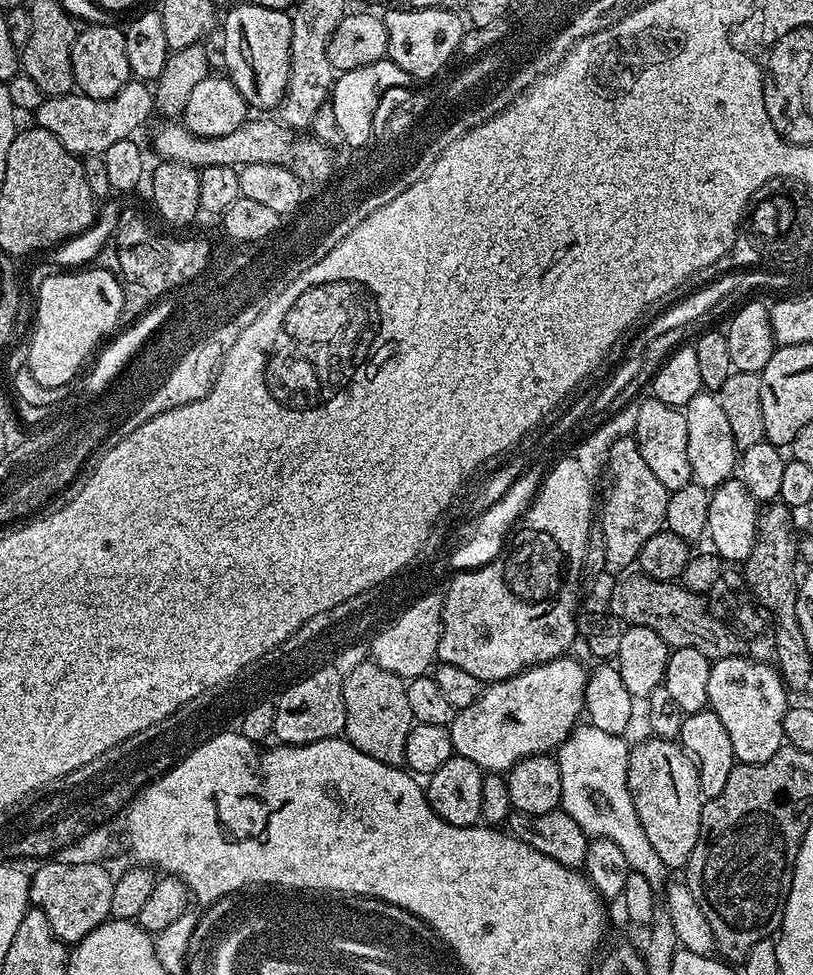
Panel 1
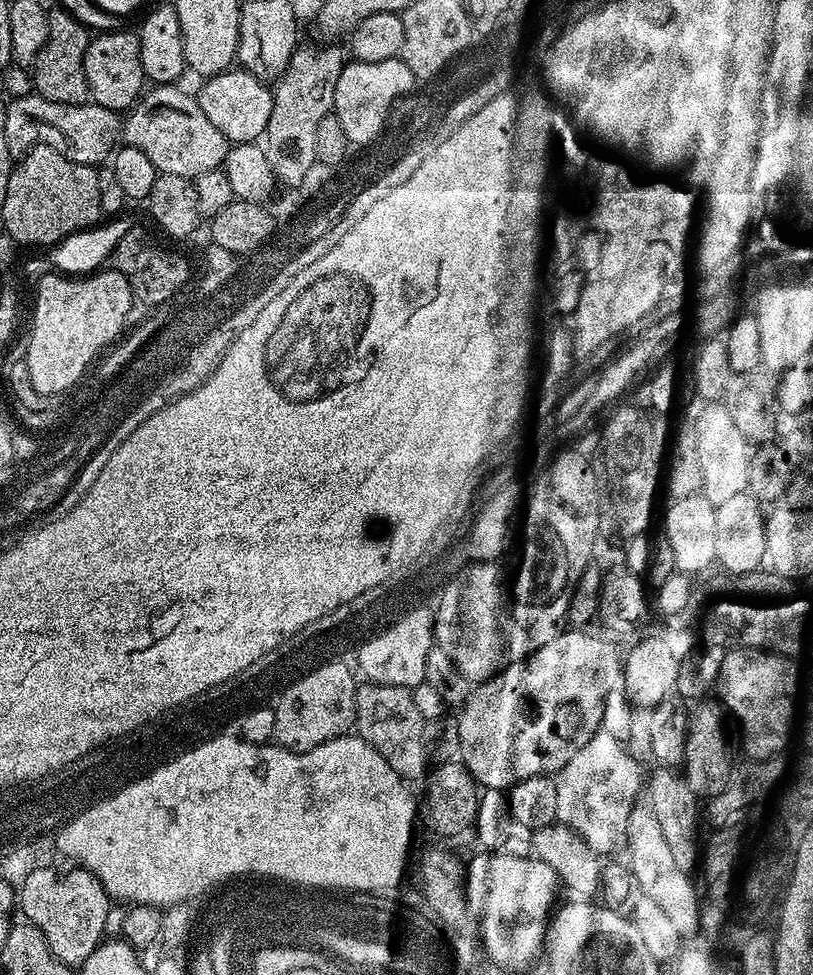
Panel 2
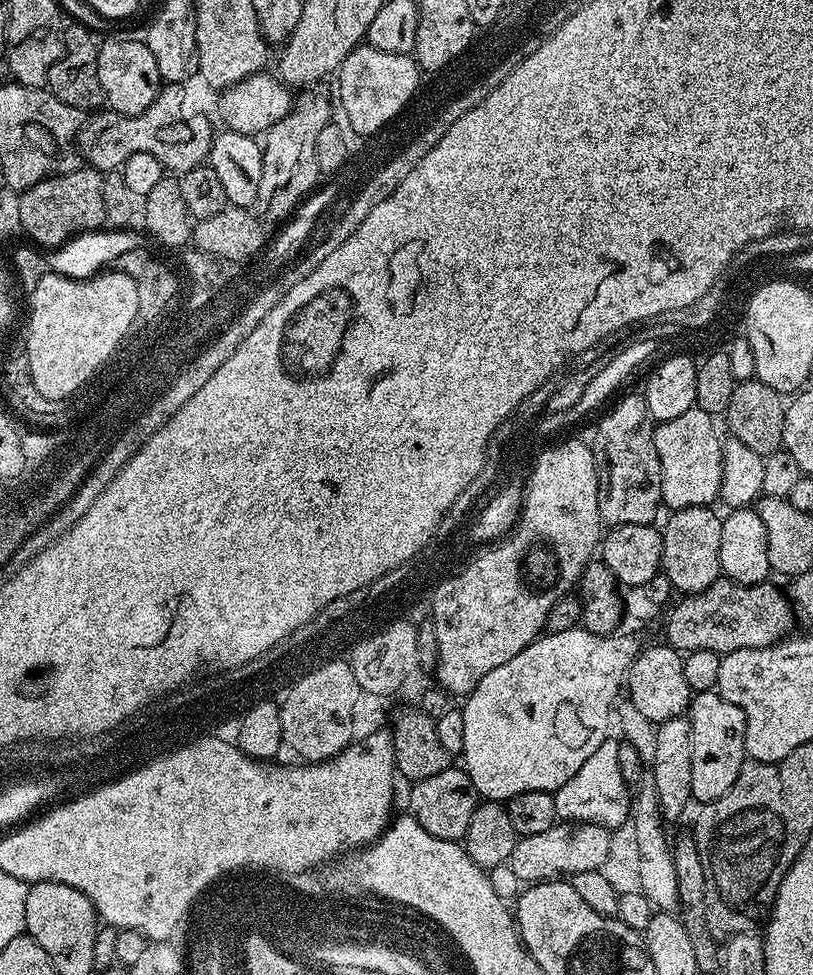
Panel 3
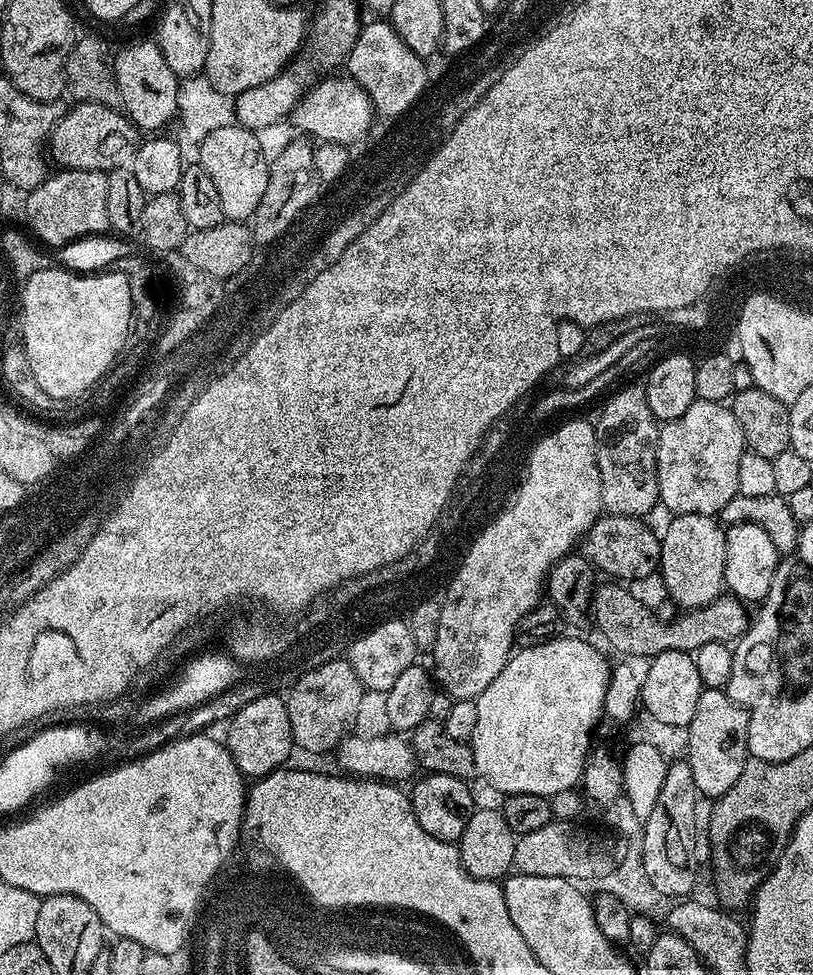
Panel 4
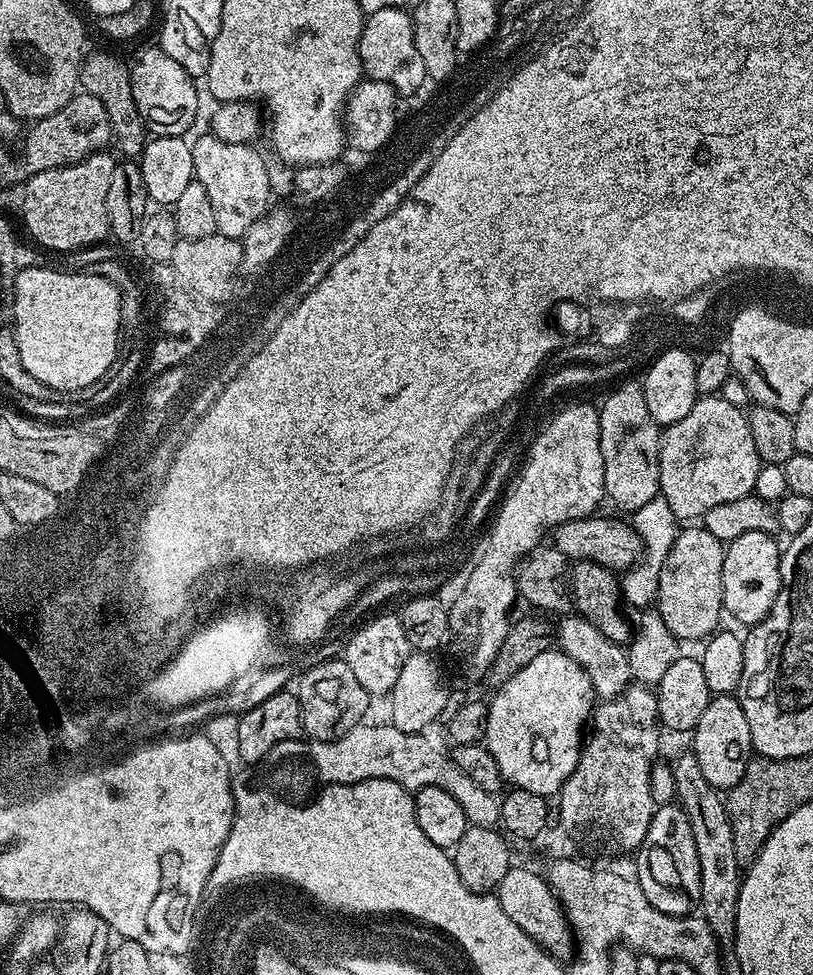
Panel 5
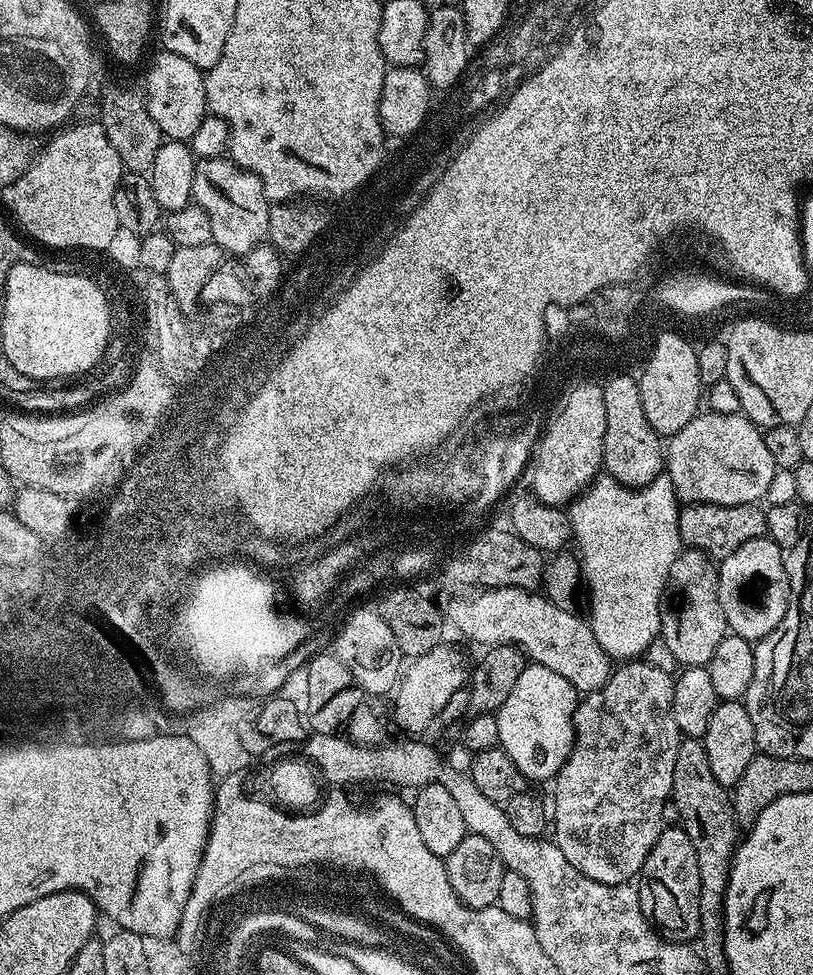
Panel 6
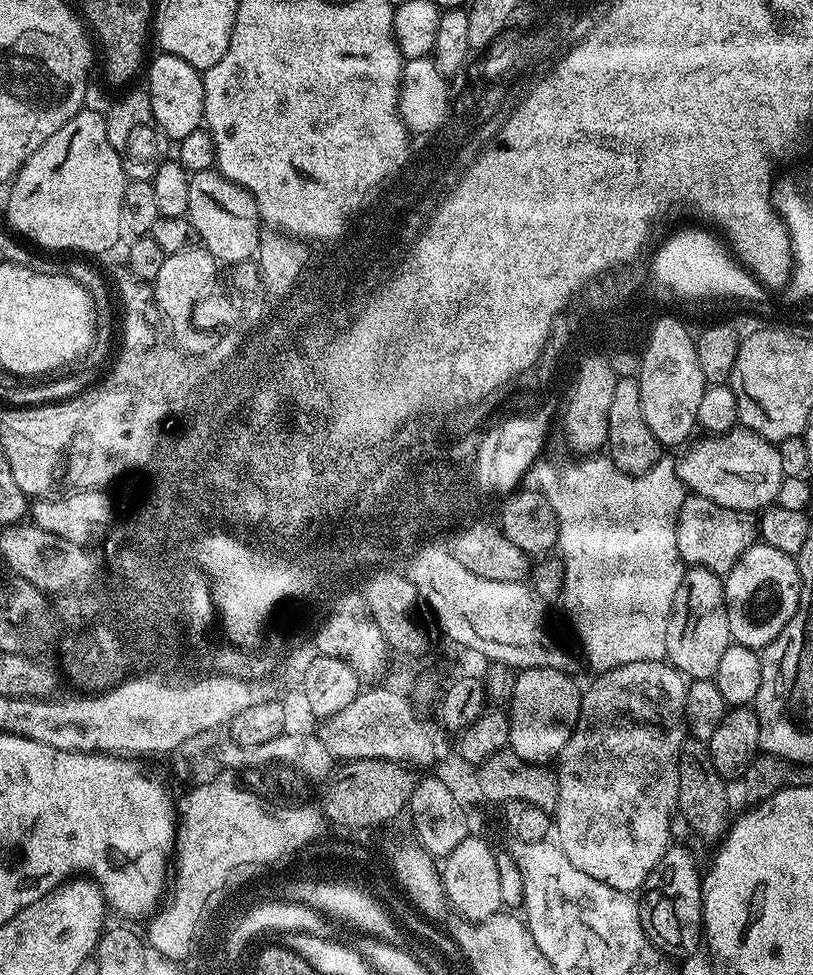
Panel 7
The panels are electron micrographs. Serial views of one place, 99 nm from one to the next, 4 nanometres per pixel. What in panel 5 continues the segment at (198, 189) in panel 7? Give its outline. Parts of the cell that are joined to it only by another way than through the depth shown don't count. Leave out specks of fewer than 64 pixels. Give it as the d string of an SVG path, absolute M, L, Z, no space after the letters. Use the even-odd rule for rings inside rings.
M204 134L191 141L194 158L195 180L202 182L210 203L214 205L214 218L218 222L216 231L223 236L243 238L250 226L268 212L268 195L272 184L268 181L268 168L260 152L252 144L222 142L211 134Z

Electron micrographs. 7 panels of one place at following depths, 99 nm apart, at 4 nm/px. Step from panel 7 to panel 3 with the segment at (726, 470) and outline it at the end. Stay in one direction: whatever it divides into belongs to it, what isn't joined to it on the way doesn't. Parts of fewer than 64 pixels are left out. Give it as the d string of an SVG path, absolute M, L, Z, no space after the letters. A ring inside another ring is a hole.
M691 408L678 418L659 421L652 437L658 462L662 466L662 504L665 509L702 508L720 500L722 486L722 436L716 433L717 421L706 410Z

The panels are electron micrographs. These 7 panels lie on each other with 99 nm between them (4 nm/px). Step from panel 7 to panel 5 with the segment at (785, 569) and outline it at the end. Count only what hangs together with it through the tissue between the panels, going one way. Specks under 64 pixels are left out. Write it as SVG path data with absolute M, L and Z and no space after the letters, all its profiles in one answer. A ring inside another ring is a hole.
M744 532L742 538L727 541L722 562L722 594L724 595L724 611L733 616L743 626L761 624L770 614L774 606L774 598L778 598L780 589L780 554L781 545L776 545L777 537L766 532Z

